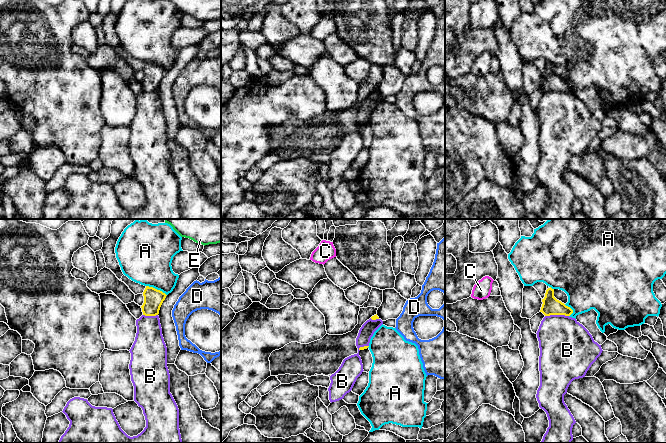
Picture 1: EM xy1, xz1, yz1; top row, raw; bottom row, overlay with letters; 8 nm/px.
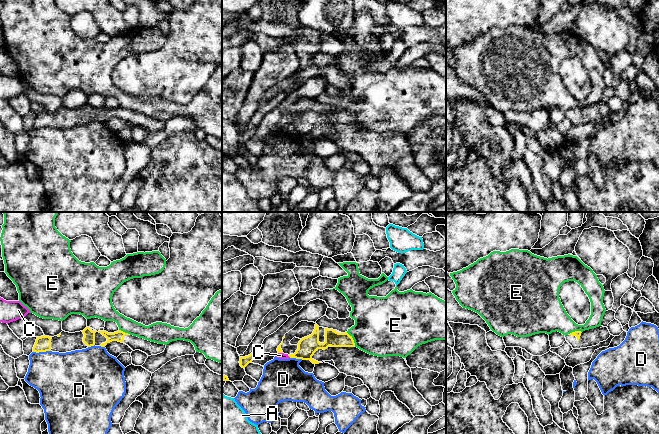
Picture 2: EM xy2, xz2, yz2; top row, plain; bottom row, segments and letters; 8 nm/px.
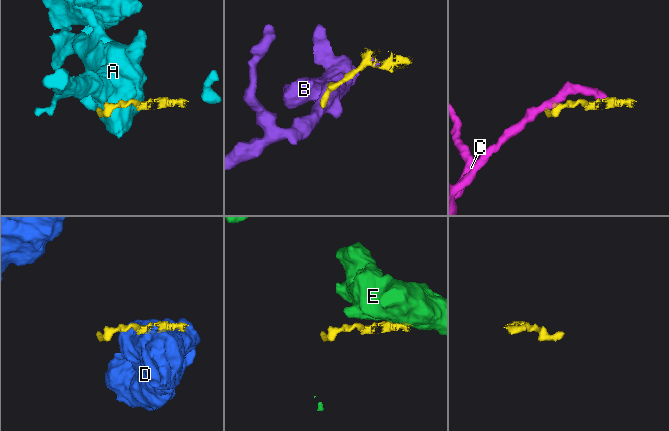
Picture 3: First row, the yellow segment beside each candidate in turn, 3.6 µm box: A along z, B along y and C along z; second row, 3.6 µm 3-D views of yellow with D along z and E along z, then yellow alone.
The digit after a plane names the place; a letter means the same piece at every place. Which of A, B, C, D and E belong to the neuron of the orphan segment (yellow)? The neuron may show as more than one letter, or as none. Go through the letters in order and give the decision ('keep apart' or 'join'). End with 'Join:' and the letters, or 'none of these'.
A: keep apart
B: keep apart
C: keep apart
D: keep apart
E: keep apart
Join: none of these

